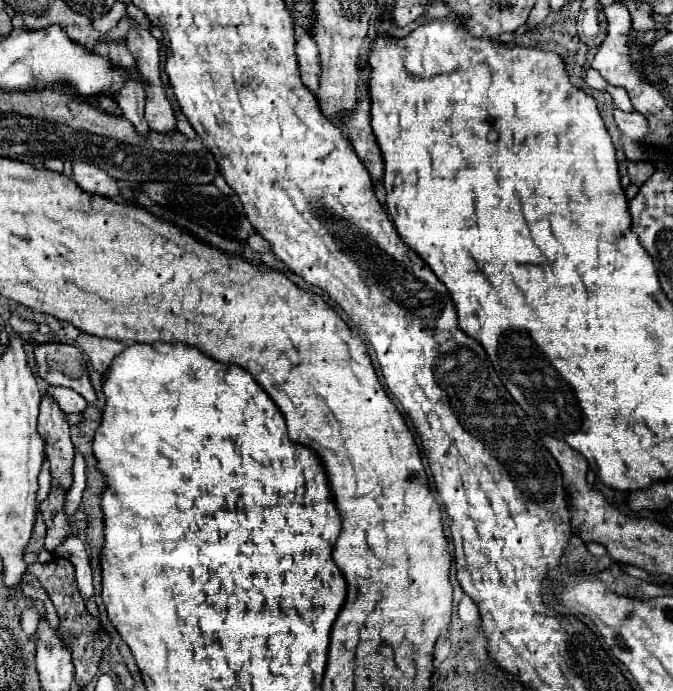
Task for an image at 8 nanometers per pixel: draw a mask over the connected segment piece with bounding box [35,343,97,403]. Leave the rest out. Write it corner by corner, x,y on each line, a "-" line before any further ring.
65,343
37,345
35,361
39,367
39,375
49,385
55,385
55,387
65,385
75,389
89,403
97,401
95,389
87,373
85,357
75,345
65,345

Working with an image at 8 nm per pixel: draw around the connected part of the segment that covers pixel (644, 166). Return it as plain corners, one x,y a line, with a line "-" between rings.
629,161
627,169
629,169
631,183
635,183
637,187
639,187
639,185
643,185
643,183
649,179
649,175
653,175
653,173
655,173
655,169
653,169
653,163
647,163
647,161
643,161
643,163

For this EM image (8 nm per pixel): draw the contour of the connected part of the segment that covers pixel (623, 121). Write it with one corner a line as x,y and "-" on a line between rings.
615,108
615,121
617,127
623,135
627,135
631,141
635,143
643,143
645,137
649,135
649,123
645,119
645,115
633,111
633,113
625,113

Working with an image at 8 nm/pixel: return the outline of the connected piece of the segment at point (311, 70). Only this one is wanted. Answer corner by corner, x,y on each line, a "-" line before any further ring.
301,35
297,45
295,45
297,57
299,57
299,71
301,71
301,81
311,89
317,91
319,87
319,75
321,75
321,63
317,55
317,45
309,35

